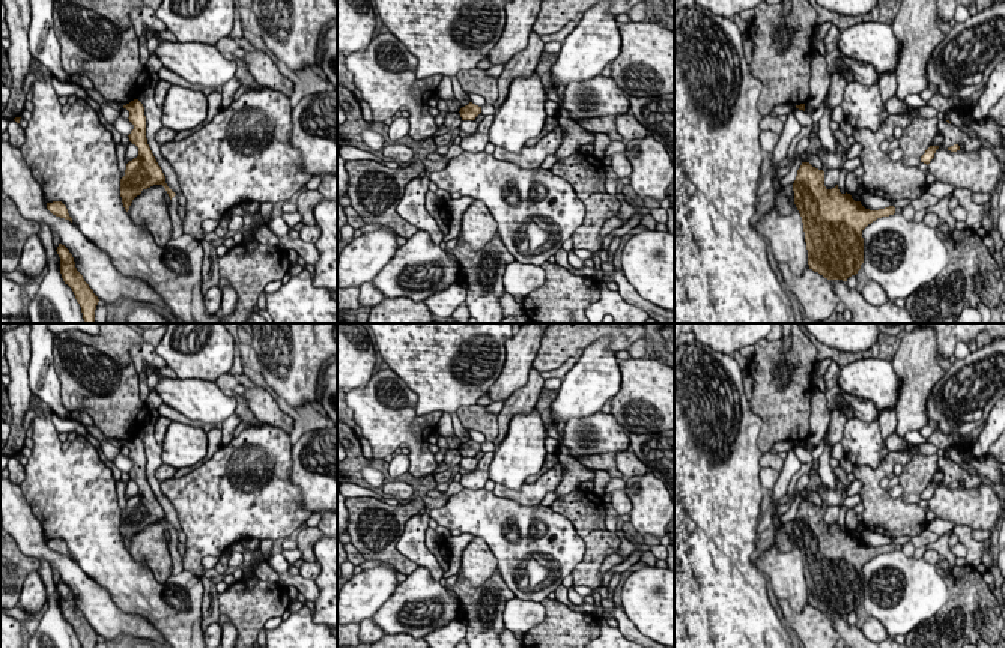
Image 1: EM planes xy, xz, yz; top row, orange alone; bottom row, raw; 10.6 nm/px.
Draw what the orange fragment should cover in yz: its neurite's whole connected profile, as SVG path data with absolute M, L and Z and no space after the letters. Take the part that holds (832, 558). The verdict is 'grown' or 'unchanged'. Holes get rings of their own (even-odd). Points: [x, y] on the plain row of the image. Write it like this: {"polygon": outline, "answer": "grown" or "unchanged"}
{"polygon": "M802 499L797 507L793 528L794 541L803 559L809 606L827 616L847 618L849 613L856 612L864 600L862 567L877 555L894 552L895 544L870 547L861 538L855 538L850 531L841 531L838 522L827 526L824 523L824 508L809 499Z", "answer": "unchanged"}

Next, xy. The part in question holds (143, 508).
{"polygon": "M138 436L123 442L129 448L129 459L134 462L129 478L138 484L138 493L126 501L125 513L120 516L120 534L125 547L129 547L132 537L153 522L162 522L170 534L176 532L165 520L165 513L158 502L146 475L144 444Z", "answer": "unchanged"}

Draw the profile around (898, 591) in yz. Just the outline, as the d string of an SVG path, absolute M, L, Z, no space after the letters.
M903 552L882 553L862 567L864 607L868 616L879 619L889 639L906 636L922 621L933 618L948 601L949 591L936 565L907 558Z

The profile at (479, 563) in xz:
M474 537L462 553L462 567L457 582L466 580L474 588L481 586L498 570L498 559L489 549L487 543Z

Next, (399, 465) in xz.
M396 454L391 460L390 460L390 465L388 465L388 474L391 477L400 477L403 475L405 472L408 472L409 469L409 459L408 459L408 454Z

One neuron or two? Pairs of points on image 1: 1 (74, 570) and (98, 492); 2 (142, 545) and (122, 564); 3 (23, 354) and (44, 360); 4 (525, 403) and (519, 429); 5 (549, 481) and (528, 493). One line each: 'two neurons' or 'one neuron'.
1: two neurons
2: two neurons
3: two neurons
4: two neurons
5: one neuron

